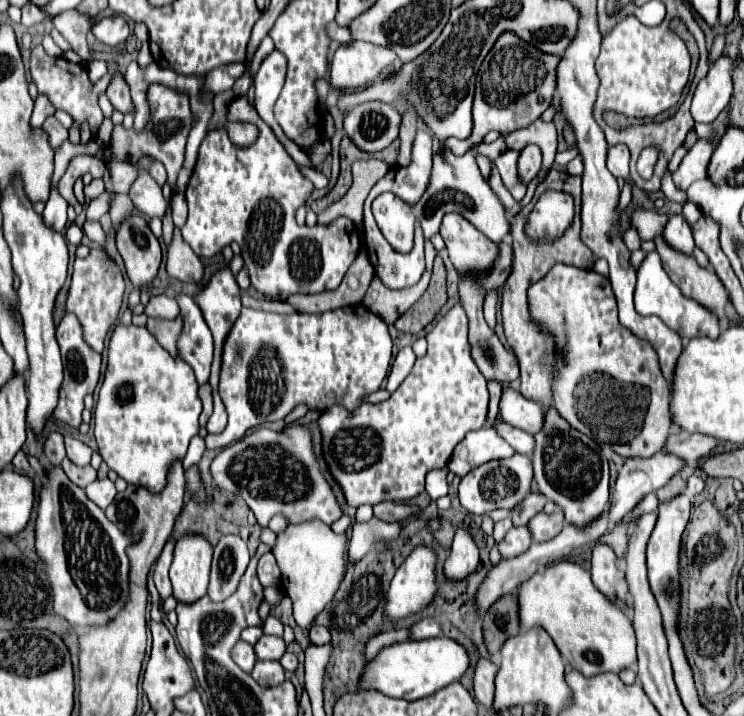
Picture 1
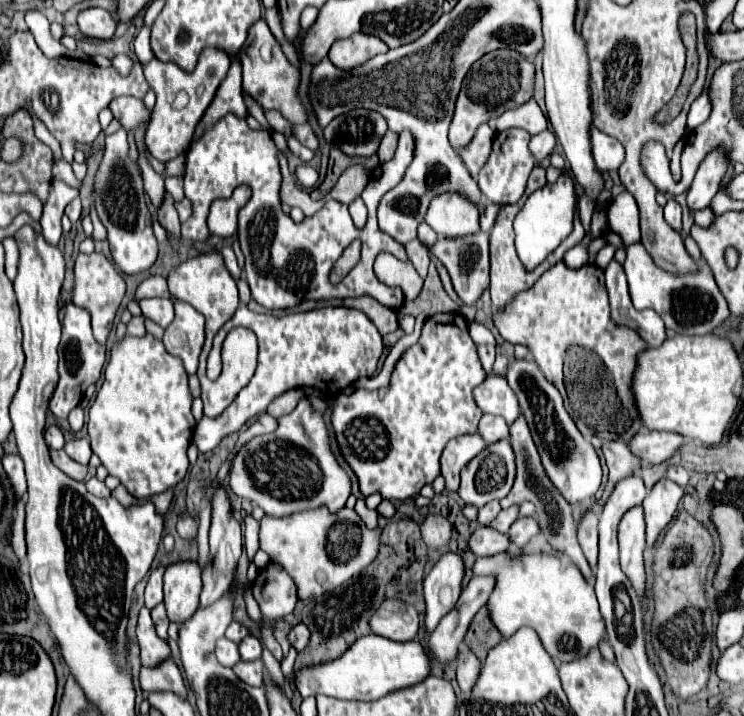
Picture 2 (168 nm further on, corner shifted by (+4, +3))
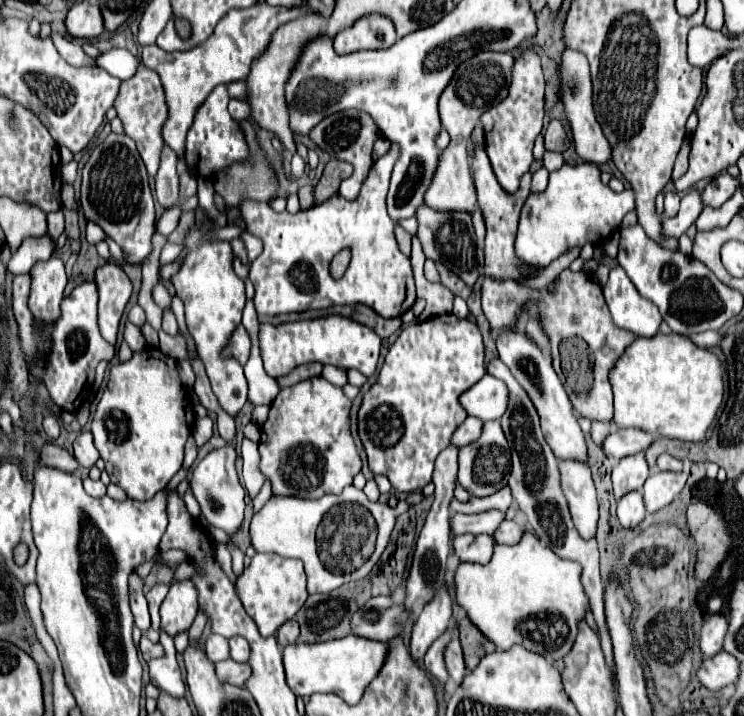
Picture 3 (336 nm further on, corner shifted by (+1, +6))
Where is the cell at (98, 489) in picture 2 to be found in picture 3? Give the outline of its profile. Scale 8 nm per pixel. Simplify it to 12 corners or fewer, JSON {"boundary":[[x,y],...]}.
{"boundary":[[84,479],[84,489],[92,497],[106,495],[102,481]]}

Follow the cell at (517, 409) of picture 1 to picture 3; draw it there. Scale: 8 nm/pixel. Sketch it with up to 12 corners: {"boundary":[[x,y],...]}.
{"boundary":[[486,373],[460,395],[468,415],[500,419],[508,389]]}

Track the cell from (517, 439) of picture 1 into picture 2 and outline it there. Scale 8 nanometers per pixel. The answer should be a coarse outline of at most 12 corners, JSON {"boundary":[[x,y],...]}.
{"boundary":[[485,414],[479,436],[491,444],[507,438],[507,422]]}

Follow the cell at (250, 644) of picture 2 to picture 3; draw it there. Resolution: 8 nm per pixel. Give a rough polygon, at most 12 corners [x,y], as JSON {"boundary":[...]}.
{"boundary":[[244,637],[230,639],[230,657],[248,661],[250,643]]}

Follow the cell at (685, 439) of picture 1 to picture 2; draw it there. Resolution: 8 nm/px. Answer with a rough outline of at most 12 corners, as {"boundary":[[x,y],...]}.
{"boundary":[[641,430],[629,450],[641,462],[661,464],[683,444],[671,432]]}

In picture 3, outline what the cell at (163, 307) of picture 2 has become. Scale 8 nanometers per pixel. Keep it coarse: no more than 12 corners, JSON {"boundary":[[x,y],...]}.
{"boundary":[[172,309],[164,311],[162,329],[176,335],[178,325]]}

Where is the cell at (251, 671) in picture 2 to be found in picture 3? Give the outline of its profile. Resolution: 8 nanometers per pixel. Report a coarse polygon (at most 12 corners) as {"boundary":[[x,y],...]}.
{"boundary":[[234,659],[216,663],[222,681],[242,687],[250,677],[250,663]]}

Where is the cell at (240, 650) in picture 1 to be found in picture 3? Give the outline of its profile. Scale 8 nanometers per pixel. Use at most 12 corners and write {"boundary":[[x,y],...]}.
{"boundary":[[212,633],[206,653],[214,663],[228,659],[228,639]]}

